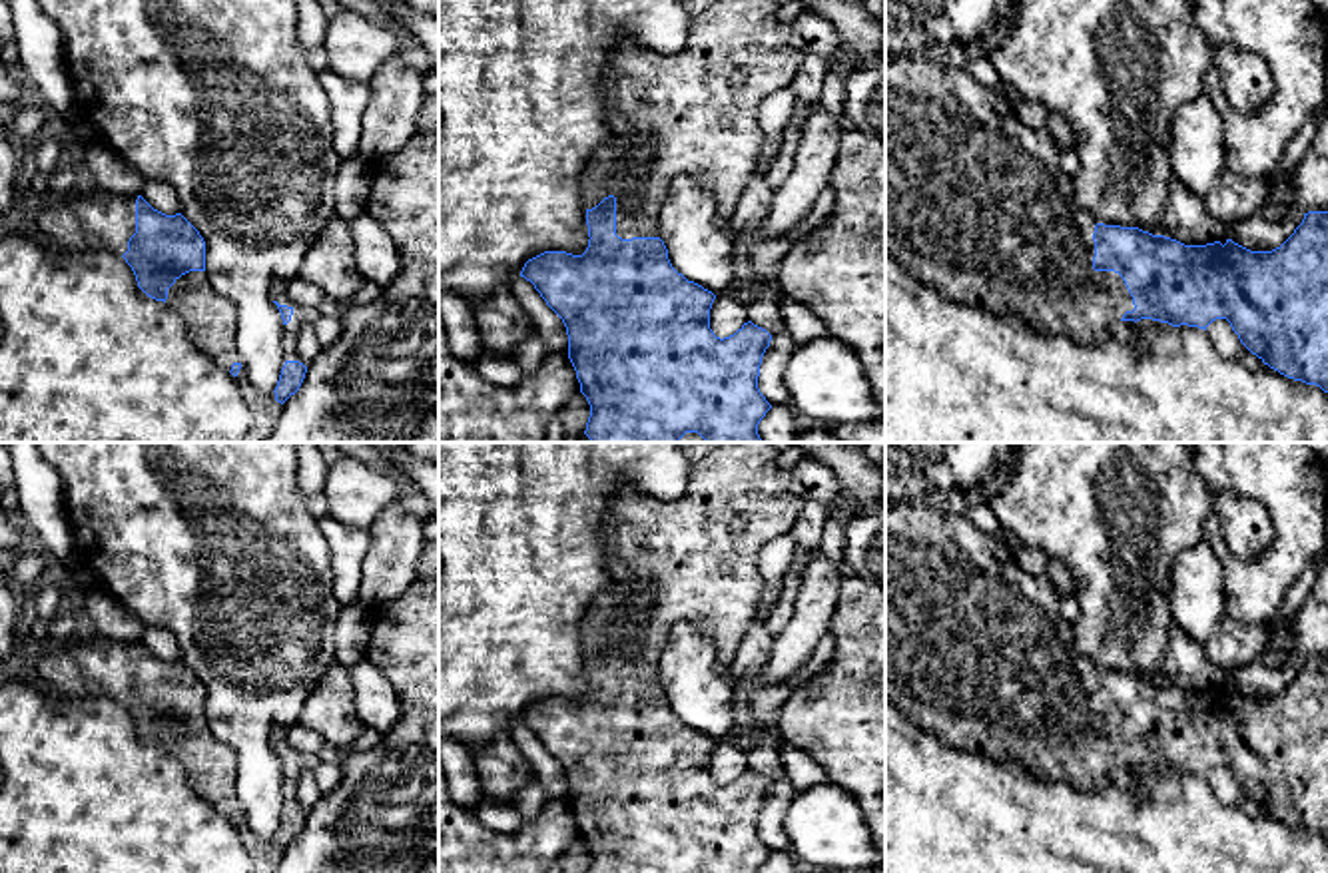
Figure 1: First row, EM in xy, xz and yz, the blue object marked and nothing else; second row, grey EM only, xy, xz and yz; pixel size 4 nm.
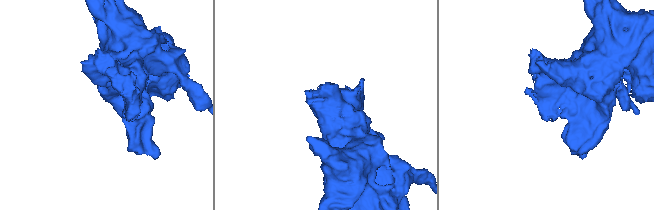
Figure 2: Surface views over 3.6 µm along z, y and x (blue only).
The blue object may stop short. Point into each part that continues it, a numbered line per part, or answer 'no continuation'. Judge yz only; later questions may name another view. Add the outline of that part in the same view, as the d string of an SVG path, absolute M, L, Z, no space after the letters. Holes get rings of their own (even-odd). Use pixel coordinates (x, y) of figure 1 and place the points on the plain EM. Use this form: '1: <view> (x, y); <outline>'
1: yz (978, 652); M901 500L885 508L885 702L905 718L937 735L943 743L995 759L1017 759L1035 775L1071 783L1077 789L1101 787L1109 775L1133 757L1133 743L1115 718L1095 718L1095 666L1073 642L1073 622L1059 610L1059 592L1047 574L1033 576L1019 566L1013 552L997 536L981 532L965 514L945 514L925 500Z

